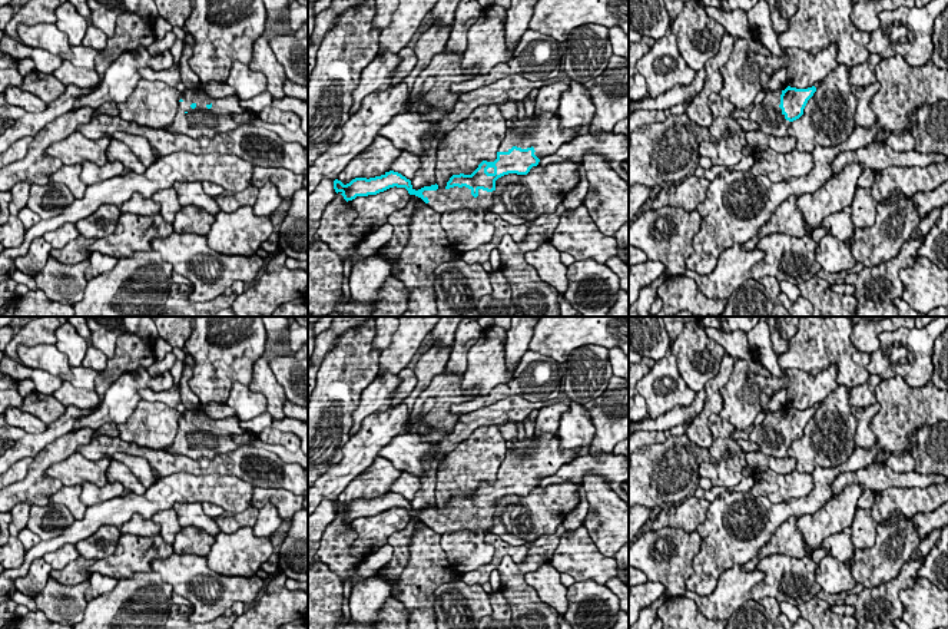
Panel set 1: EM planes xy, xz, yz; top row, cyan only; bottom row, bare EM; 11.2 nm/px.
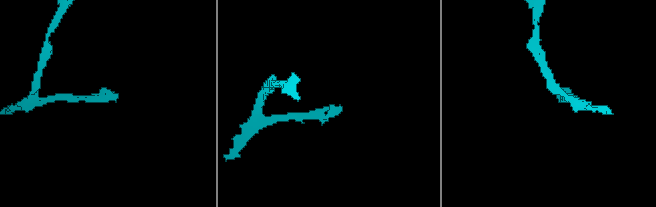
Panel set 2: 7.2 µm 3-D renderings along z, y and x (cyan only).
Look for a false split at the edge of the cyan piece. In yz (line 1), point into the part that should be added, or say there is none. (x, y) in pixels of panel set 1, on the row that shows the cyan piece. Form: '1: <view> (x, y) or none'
1: yz (768, 115)

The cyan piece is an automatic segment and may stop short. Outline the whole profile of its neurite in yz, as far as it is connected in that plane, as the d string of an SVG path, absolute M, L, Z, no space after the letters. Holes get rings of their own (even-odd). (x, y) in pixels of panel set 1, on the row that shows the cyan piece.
M788 86L769 92L749 112L749 119L766 135L776 138L788 136L788 128L803 115L803 109L815 92L815 86L808 89Z

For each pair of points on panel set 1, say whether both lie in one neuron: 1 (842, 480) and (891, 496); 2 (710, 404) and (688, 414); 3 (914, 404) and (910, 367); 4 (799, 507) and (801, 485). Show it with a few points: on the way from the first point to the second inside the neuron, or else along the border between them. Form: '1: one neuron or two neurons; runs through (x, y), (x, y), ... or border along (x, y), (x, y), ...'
1: two neurons; border along (910, 487), (887, 487), (874, 492)
2: two neurons; border along (703, 389), (702, 409)
3: two neurons; border along (930, 380), (882, 381)
4: two neurons; border along (812, 474), (812, 489), (805, 496), (768, 500)

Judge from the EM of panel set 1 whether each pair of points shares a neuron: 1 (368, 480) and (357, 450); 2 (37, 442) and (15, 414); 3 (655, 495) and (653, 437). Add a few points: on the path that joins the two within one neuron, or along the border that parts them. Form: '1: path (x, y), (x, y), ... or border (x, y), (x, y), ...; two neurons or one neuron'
1: border (363, 472), (338, 496); two neurons
2: border (47, 424), (43, 431), (27, 434); two neurons
3: border (670, 434), (663, 442), (647, 446); two neurons

